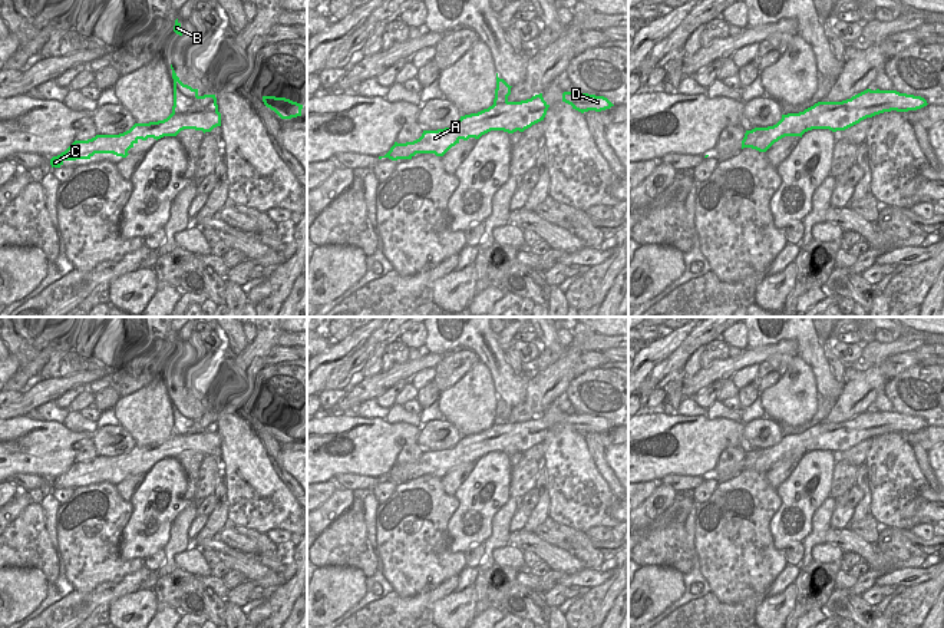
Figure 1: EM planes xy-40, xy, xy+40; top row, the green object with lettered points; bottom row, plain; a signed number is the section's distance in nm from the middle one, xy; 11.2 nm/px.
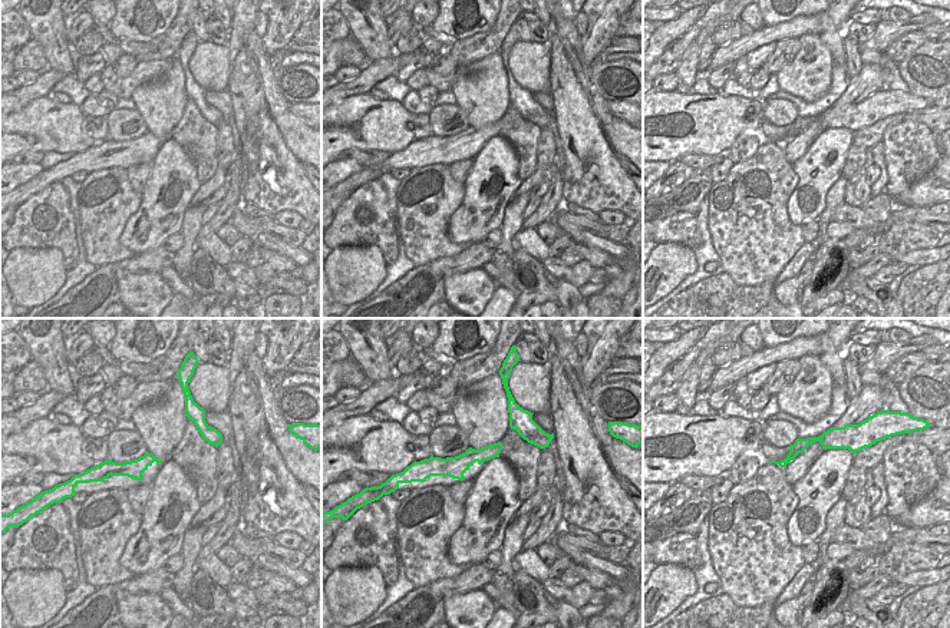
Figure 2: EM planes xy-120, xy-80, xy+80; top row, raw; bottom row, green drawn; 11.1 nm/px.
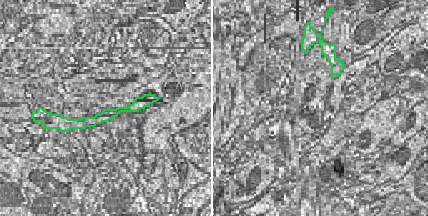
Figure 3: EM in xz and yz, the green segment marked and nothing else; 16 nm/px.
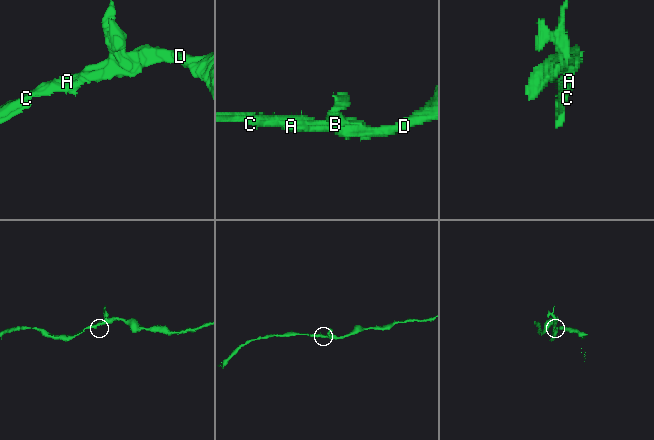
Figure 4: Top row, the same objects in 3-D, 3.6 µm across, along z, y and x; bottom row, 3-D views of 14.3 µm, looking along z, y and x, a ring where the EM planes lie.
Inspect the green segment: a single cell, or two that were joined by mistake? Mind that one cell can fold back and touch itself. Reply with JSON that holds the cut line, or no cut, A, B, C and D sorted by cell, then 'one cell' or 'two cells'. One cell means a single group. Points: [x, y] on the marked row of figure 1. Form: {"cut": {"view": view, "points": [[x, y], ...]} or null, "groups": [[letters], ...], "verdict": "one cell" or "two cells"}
{"cut": {"view": "xy-40", "points": [[205, 108], [172, 112]]}, "groups": [["A", "C", "D"], ["B"]], "verdict": "two cells"}

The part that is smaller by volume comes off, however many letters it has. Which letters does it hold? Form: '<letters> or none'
B.

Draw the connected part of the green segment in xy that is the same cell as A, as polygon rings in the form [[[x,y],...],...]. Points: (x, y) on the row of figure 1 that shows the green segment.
[[[542,93],[521,102],[494,103],[478,113],[461,116],[450,128],[423,130],[422,136],[413,142],[395,142],[390,151],[384,156],[379,156],[379,159],[412,159],[416,153],[443,156],[461,139],[479,139],[491,130],[524,132],[544,120],[548,108],[549,105],[544,100]]]

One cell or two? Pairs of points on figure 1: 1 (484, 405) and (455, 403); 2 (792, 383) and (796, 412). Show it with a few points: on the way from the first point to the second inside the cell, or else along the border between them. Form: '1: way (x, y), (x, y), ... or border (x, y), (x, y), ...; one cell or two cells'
1: way (477, 405), (462, 405); one cell
2: way (795, 390), (795, 405); one cell

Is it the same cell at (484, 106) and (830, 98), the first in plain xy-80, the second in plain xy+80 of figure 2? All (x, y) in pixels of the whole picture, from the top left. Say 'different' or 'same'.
different

